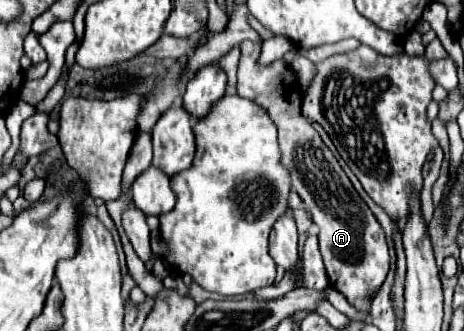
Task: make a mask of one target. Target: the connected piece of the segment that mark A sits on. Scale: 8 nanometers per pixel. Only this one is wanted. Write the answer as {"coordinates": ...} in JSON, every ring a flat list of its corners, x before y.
{"coordinates":[[244,41,240,45,242,57,238,67,238,95,266,109,278,129,282,163,290,169,292,187,298,191,306,207,310,207,310,217,320,227,320,253,324,257,330,285,338,289,356,309,368,309,366,297,380,289,390,269,386,235,330,149,302,115,302,93,296,85,294,69,282,59,270,63,268,67,258,67,256,61,260,47,262,43,252,41]]}

